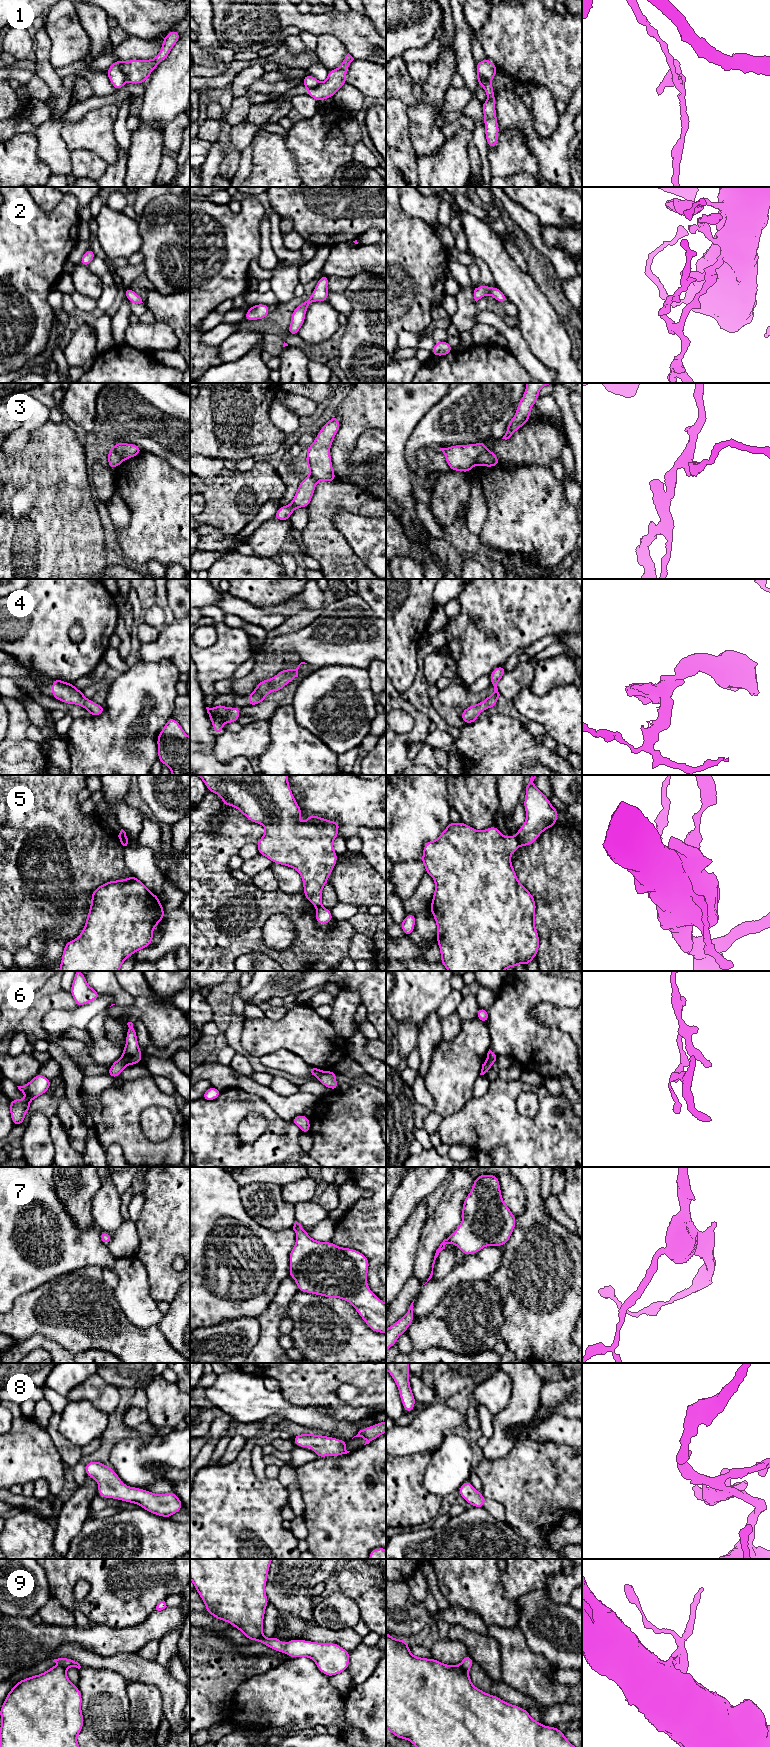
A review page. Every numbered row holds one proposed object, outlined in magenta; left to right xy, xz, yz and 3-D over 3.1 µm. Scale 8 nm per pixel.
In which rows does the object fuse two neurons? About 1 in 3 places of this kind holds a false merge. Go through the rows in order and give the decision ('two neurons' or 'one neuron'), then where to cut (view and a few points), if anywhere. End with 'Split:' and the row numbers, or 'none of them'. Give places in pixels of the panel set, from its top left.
1: two neurons; cut xy (120, 62), (120, 68), (126, 78)
2: one neuron; cut none
3: two neurons; cut yz (485, 447), (477, 463)
4: one neuron; cut none
5: two neurons; cut yz (515, 836), (519, 845)
6: two neurons; cut xy (120, 1058), (126, 1065)
7: one neuron; cut none
8: one neuron; cut none
9: two neurons; cut yz (459, 1665), (467, 1672)
Split: 1, 3, 5, 6, 9

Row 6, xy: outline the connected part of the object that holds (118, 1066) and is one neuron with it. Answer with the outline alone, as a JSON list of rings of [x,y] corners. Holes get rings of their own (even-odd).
[[[120,1058],[112,1063],[109,1071],[106,1074],[110,1075],[112,1078],[117,1078],[125,1069],[125,1067],[126,1067],[125,1063]]]

